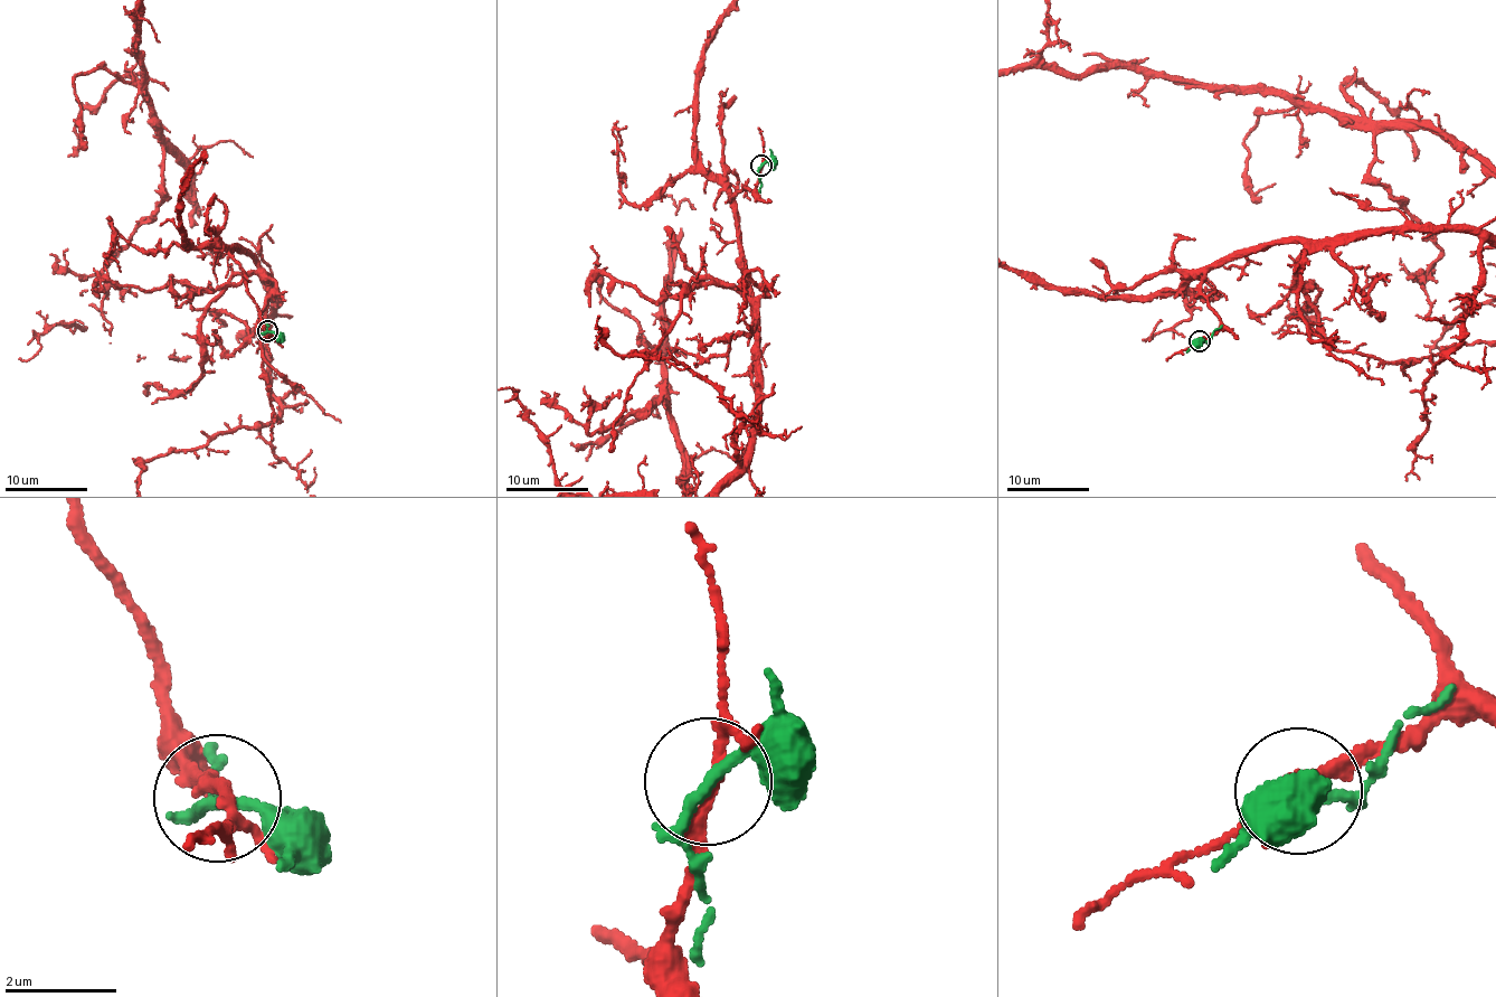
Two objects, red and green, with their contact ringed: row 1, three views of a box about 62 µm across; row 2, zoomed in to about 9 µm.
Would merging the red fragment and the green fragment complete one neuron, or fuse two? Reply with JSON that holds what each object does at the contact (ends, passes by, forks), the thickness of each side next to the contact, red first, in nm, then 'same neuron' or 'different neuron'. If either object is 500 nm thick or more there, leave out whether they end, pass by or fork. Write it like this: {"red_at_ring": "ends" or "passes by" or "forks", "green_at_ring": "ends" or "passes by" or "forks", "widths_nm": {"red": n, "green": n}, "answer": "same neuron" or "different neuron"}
{"red_at_ring": "passes by", "green_at_ring": "passes by", "widths_nm": {"red": 190, "green": 180}, "answer": "different neuron"}

